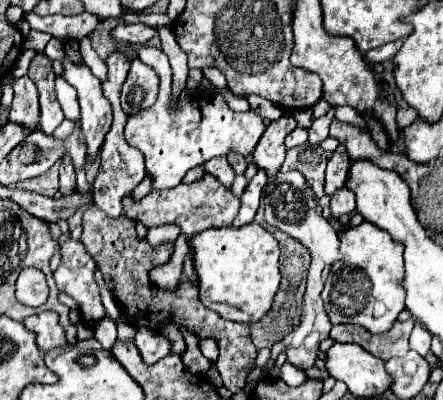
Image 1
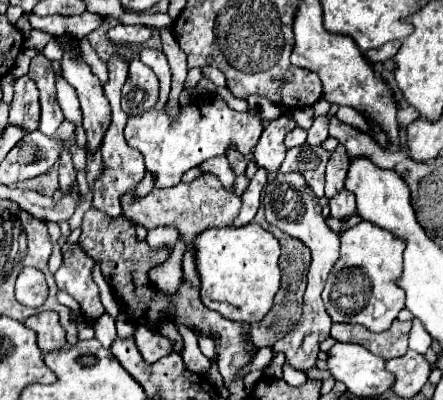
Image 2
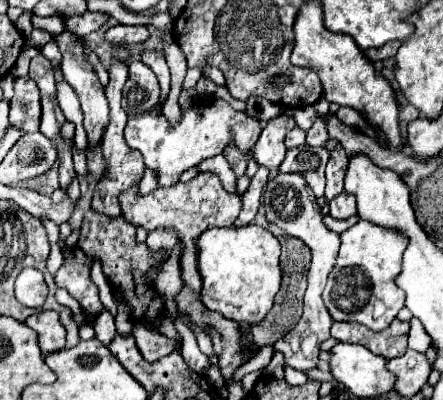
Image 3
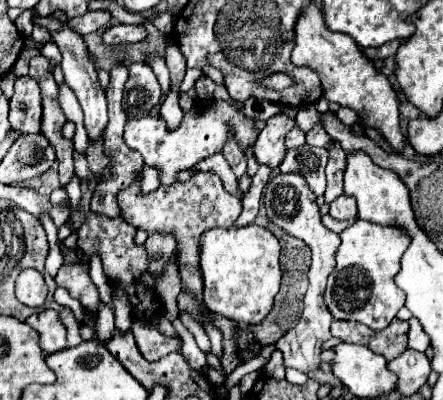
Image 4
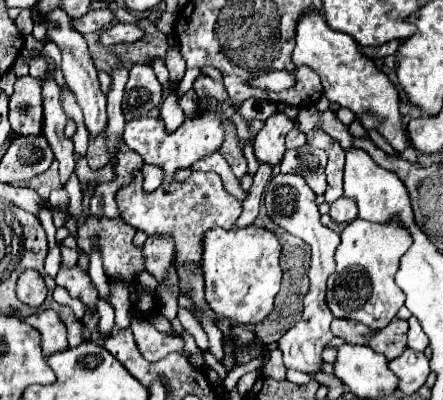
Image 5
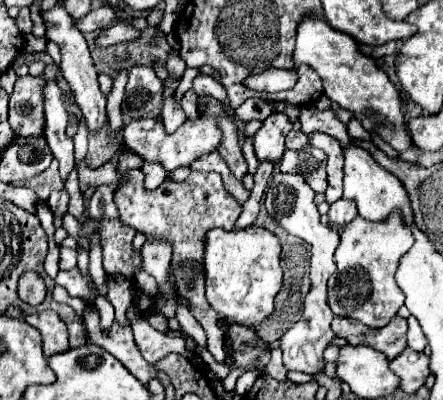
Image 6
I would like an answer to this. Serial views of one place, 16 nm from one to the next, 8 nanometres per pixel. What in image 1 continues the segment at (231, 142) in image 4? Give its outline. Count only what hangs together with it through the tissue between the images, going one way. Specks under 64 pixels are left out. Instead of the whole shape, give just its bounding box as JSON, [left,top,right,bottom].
[228,152,248,174]

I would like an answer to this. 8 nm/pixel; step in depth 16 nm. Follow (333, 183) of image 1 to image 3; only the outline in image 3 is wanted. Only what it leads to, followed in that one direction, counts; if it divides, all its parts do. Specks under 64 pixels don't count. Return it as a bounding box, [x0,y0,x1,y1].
[326,144,348,202]

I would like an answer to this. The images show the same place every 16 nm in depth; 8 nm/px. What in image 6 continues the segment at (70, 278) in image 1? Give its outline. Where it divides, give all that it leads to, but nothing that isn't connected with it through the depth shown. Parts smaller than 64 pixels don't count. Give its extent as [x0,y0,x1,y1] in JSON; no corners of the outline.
[56,268,92,304]

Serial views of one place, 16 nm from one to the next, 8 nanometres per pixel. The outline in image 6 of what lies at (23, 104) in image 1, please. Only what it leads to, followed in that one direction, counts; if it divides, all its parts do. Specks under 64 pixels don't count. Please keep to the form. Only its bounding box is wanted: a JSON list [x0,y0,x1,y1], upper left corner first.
[8,64,60,138]

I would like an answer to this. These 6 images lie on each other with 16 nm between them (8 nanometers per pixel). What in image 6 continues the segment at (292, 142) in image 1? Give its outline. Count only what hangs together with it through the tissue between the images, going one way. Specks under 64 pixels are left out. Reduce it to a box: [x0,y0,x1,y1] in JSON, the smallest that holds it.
[286,130,308,150]

